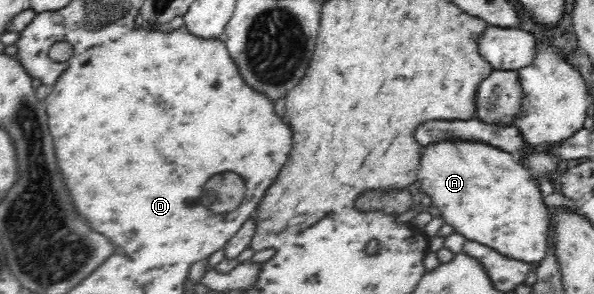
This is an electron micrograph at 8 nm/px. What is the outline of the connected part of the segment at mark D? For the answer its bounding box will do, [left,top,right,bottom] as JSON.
[43,25,293,266]

